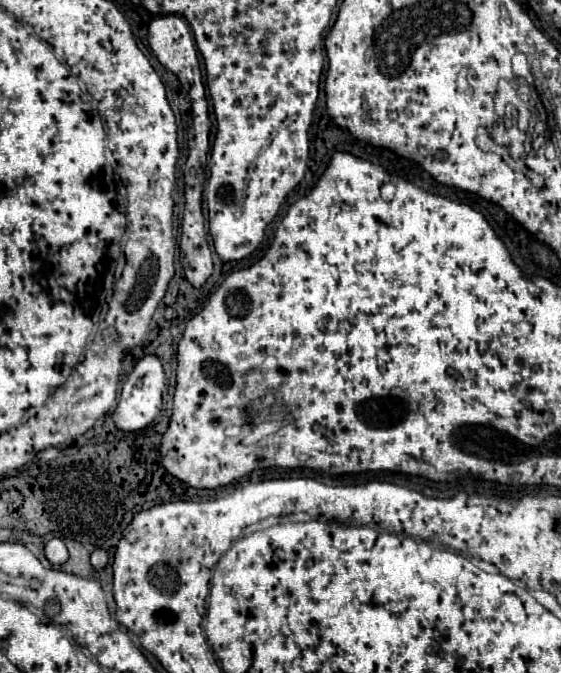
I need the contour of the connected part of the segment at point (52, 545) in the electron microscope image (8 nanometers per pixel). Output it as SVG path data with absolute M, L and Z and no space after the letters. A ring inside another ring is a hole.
M53 538L53 540L49 540L47 546L45 546L45 556L47 556L47 560L49 560L53 566L61 566L61 564L67 562L69 552L67 552L65 544L63 544L59 538Z

